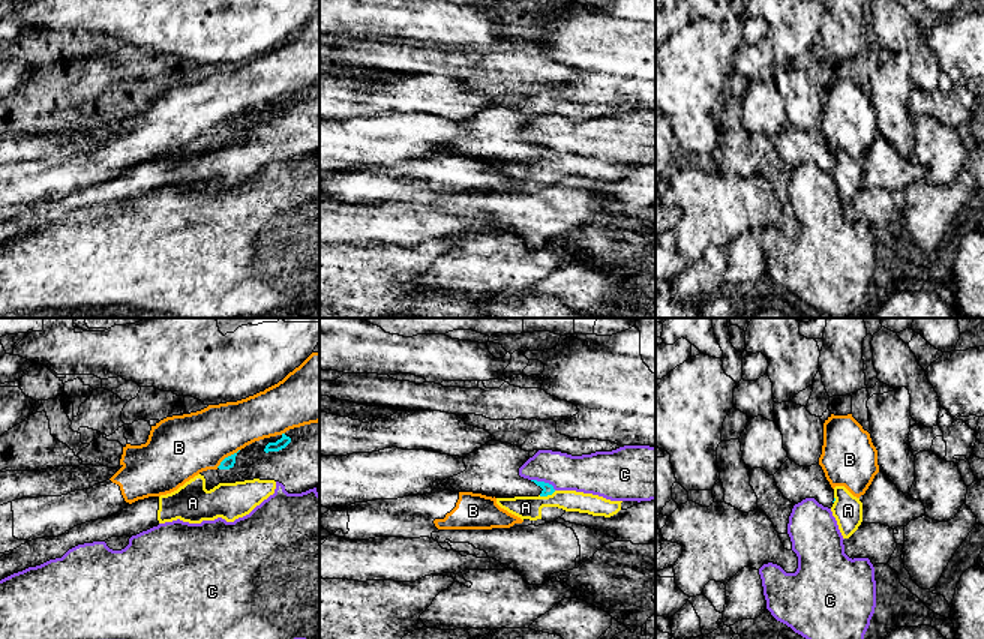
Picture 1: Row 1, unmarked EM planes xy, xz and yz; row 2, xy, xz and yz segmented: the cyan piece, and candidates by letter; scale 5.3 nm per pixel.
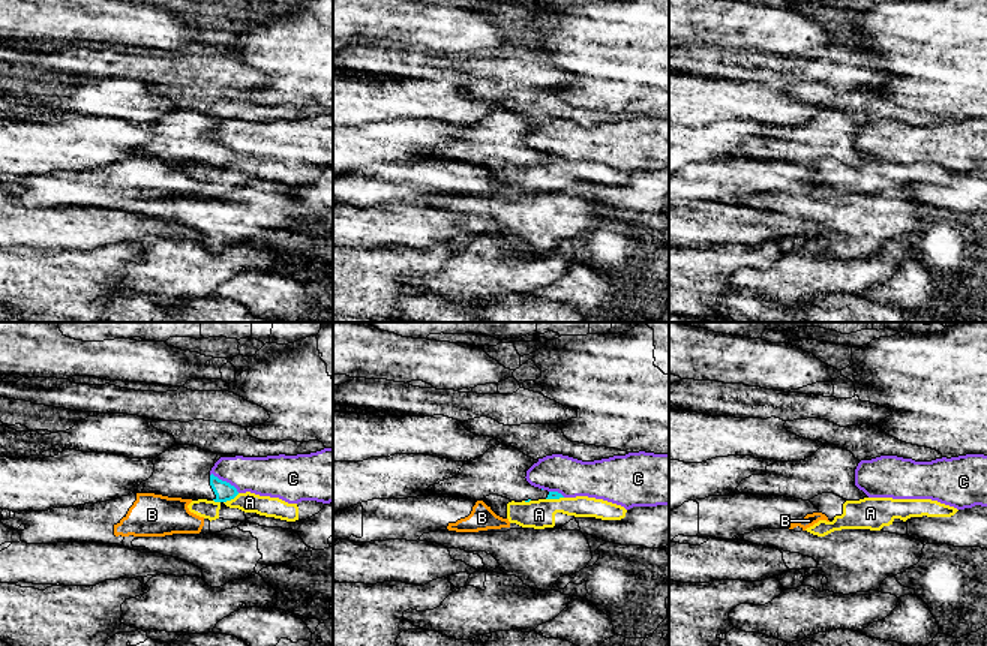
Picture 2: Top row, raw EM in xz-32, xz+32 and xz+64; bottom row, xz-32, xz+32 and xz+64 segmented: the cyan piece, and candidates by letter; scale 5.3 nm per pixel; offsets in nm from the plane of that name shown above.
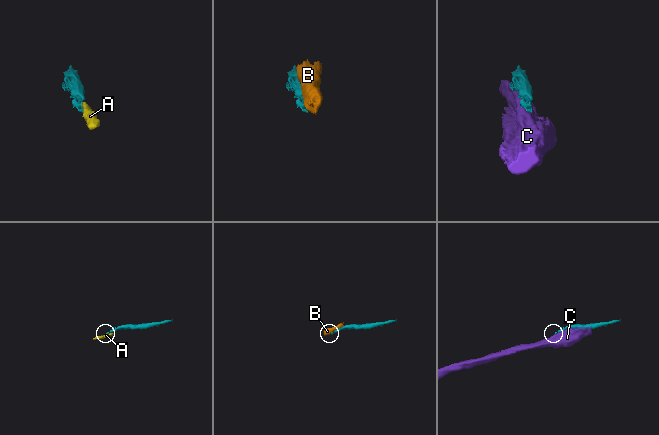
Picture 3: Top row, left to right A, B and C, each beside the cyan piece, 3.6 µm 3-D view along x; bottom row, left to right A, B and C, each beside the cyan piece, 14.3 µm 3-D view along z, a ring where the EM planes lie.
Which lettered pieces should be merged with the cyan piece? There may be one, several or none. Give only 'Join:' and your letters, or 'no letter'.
Join: no letter

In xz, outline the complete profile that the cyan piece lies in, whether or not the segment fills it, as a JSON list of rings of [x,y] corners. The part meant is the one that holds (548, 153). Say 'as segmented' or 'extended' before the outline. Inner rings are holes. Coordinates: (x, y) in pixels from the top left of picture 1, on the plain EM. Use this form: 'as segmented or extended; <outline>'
extended; [[[489,105],[464,122],[466,134],[446,142],[441,148],[452,156],[472,156],[495,162],[548,160],[555,156],[544,146],[519,140],[530,116],[501,105]]]

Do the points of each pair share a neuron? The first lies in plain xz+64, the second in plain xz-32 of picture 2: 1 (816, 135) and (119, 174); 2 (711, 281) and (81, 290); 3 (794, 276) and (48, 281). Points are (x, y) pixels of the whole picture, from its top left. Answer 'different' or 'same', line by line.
1: different
2: same
3: different

